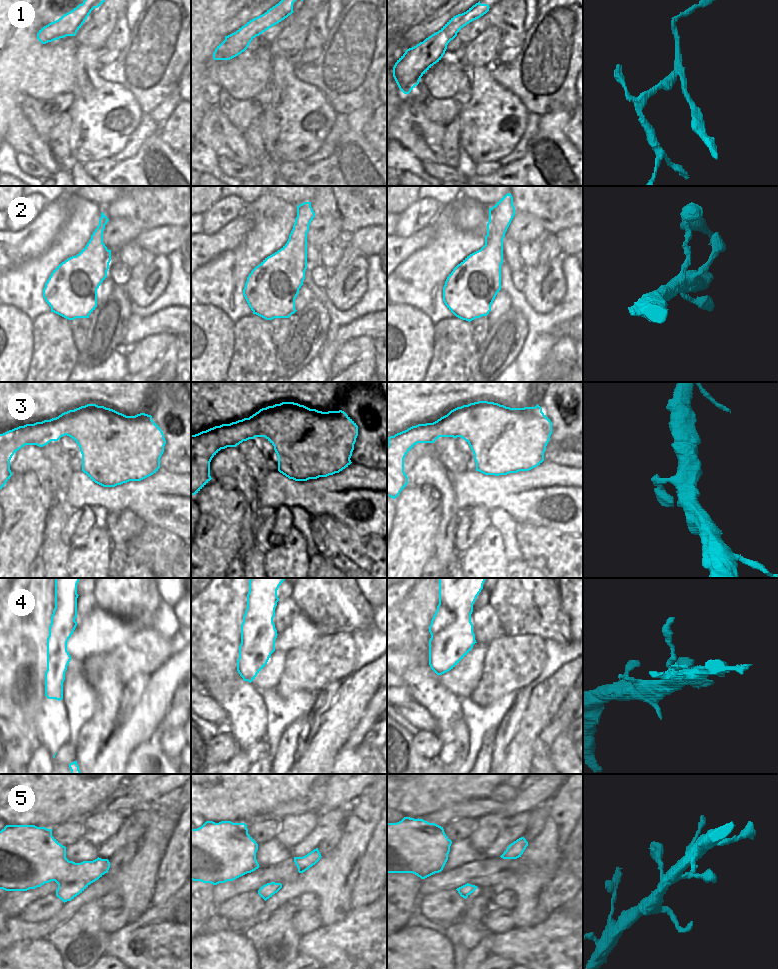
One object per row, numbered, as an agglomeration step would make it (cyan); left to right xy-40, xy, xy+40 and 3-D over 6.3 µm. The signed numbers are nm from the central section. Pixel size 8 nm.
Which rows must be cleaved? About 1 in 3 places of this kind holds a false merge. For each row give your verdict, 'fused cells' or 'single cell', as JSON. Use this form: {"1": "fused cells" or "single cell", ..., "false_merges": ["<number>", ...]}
{"1": "fused cells", "2": "single cell", "3": "single cell", "4": "fused cells", "5": "single cell", "false_merges": ["1", "4"]}

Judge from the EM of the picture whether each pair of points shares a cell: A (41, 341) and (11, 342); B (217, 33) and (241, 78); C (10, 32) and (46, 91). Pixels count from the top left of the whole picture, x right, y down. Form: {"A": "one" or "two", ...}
{"A": "two", "B": "one", "C": "one"}

